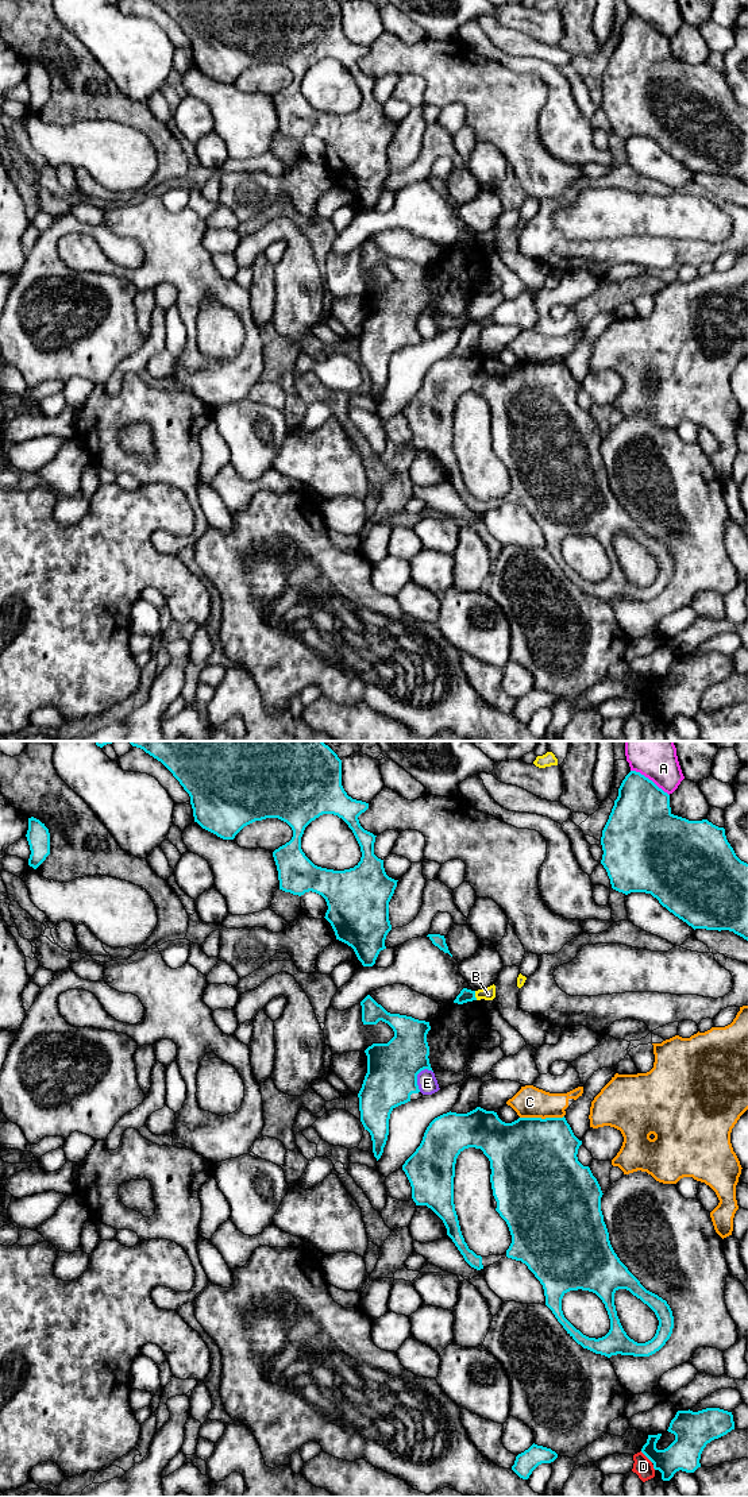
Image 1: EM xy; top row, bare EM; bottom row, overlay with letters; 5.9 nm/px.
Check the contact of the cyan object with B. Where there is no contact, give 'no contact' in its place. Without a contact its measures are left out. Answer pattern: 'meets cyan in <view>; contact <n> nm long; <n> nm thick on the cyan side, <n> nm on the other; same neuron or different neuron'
meets cyan in xy; contact 60 nm long; 80 nm thick on the cyan side, 80 nm on the other; different neuron

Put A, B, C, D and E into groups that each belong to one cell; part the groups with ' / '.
A / B / C / D / E

